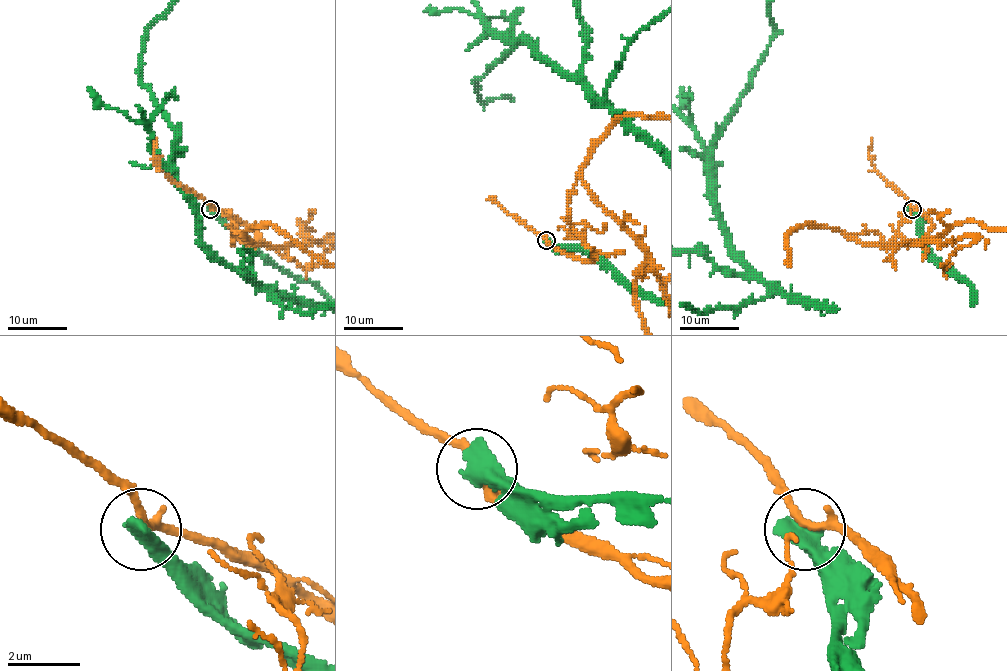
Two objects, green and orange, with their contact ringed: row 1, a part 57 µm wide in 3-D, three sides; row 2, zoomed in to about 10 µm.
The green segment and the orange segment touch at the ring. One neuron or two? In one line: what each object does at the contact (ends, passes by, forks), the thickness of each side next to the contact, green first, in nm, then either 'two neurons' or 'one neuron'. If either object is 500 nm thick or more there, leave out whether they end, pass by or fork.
600/220 nm | two neurons

